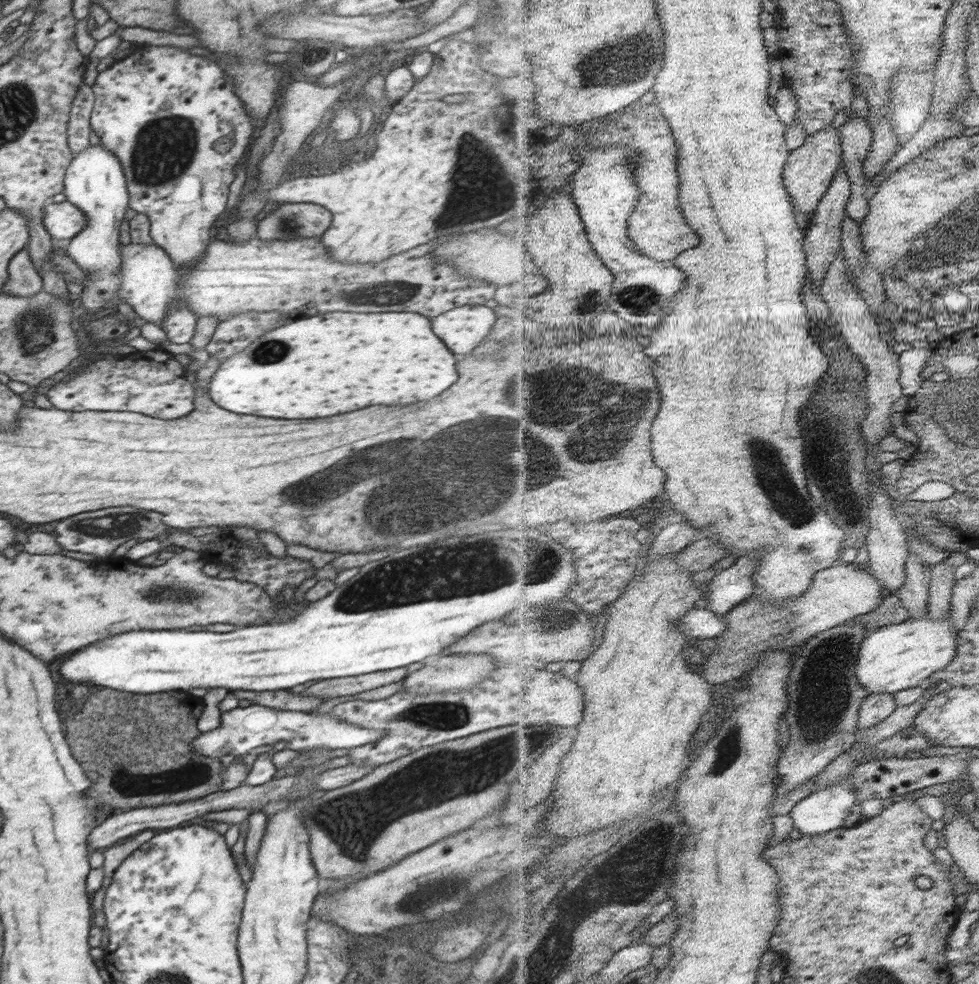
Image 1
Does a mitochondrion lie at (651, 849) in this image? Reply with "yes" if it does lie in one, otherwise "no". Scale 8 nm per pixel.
yes

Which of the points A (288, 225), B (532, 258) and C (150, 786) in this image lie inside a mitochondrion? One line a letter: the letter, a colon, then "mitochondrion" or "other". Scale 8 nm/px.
A: mitochondrion
B: other
C: other

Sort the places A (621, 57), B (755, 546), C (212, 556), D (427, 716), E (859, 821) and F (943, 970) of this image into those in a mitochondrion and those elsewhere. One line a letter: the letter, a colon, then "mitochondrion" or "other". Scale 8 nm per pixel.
A: mitochondrion
B: other
C: other
D: mitochondrion
E: other
F: other

